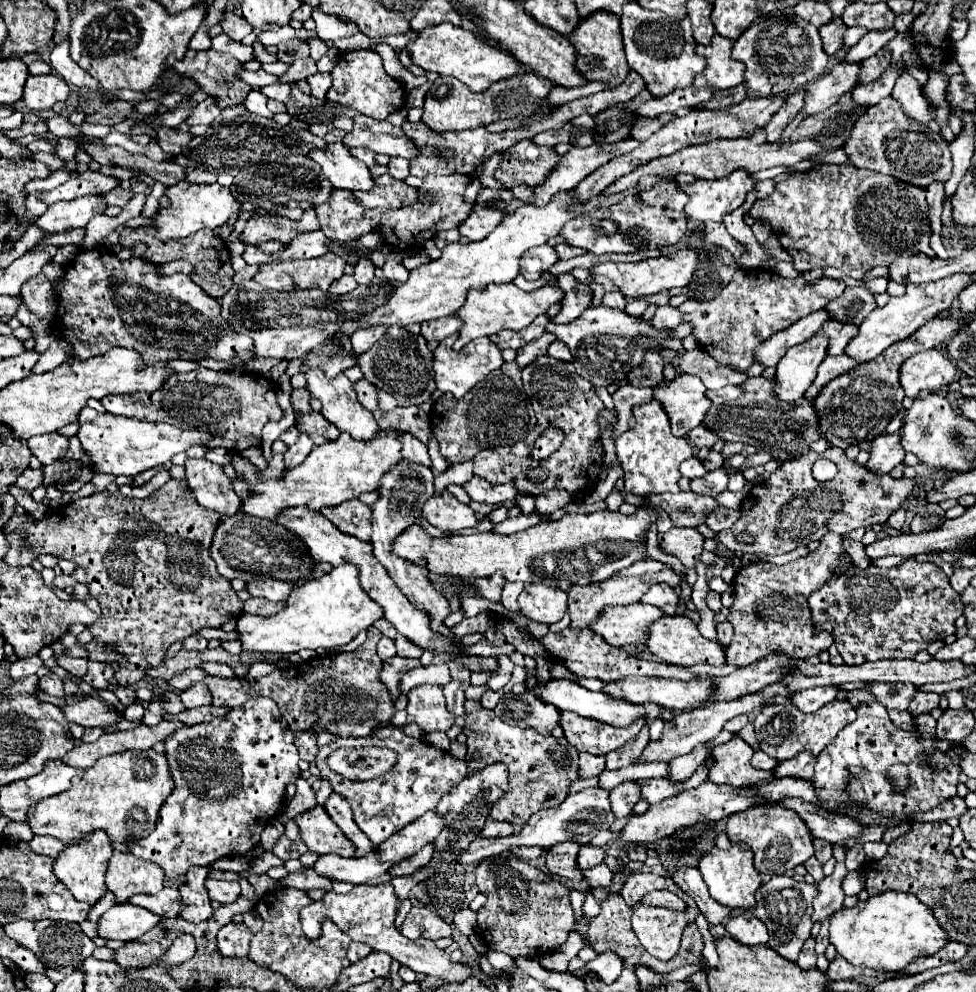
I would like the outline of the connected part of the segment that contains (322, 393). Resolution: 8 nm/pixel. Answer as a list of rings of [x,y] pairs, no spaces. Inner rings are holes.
[[[310,367],[310,369],[306,371],[306,381],[308,381],[308,385],[306,385],[308,391],[310,391],[316,399],[322,401],[322,415],[324,415],[332,425],[336,425],[340,431],[350,433],[354,439],[360,439],[360,441],[370,439],[370,437],[374,435],[374,431],[378,431],[378,423],[376,423],[374,415],[372,415],[370,411],[366,411],[366,409],[358,403],[358,399],[356,399],[356,395],[354,395],[354,389],[352,389],[352,383],[350,383],[350,379],[348,379],[344,373],[340,373],[340,375],[332,377],[332,379],[328,379],[322,369]]]

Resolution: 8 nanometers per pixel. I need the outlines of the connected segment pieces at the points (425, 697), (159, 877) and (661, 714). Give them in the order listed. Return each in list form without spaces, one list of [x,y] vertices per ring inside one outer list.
[[[438,685],[414,687],[408,697],[408,723],[418,723],[422,731],[448,731],[454,725],[454,715],[446,707],[446,697]]]
[[[114,851],[106,871],[106,887],[120,903],[126,903],[136,893],[158,893],[164,887],[164,873],[154,861]]]
[[[552,679],[552,681],[548,681],[548,685],[540,685],[534,693],[542,695],[542,699],[546,699],[546,703],[554,703],[554,707],[558,707],[560,711],[572,711],[582,717],[592,717],[592,719],[598,719],[598,721],[614,725],[614,727],[630,727],[638,719],[644,719],[646,725],[650,725],[654,719],[662,719],[664,723],[672,723],[672,719],[674,719],[674,713],[662,705],[646,703],[646,705],[638,707],[636,703],[628,703],[626,699],[614,699],[608,693],[588,691],[582,685],[568,681],[568,679]]]

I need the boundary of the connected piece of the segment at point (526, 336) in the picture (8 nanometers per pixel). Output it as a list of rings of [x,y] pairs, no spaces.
[[[534,323],[534,327],[528,327],[528,329],[522,329],[522,331],[500,331],[500,333],[496,333],[496,335],[492,335],[490,339],[500,347],[504,347],[504,349],[520,349],[520,347],[524,347],[526,343],[530,343],[532,339],[536,339],[538,335],[542,335],[544,333],[544,329],[536,329],[536,325],[538,323]]]

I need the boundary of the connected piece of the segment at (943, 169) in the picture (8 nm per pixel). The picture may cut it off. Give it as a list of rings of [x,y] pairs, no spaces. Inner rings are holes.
[[[892,97],[870,107],[856,121],[854,133],[844,143],[844,151],[856,167],[886,173],[906,183],[918,183],[920,187],[926,187],[932,181],[948,181],[952,171],[950,149],[940,133],[932,133],[928,125],[908,119]]]

